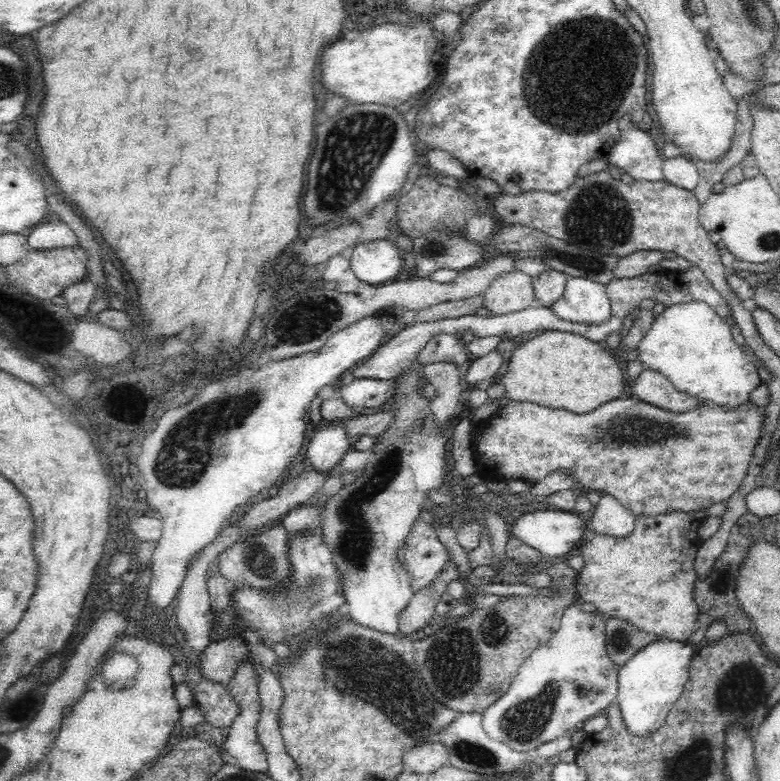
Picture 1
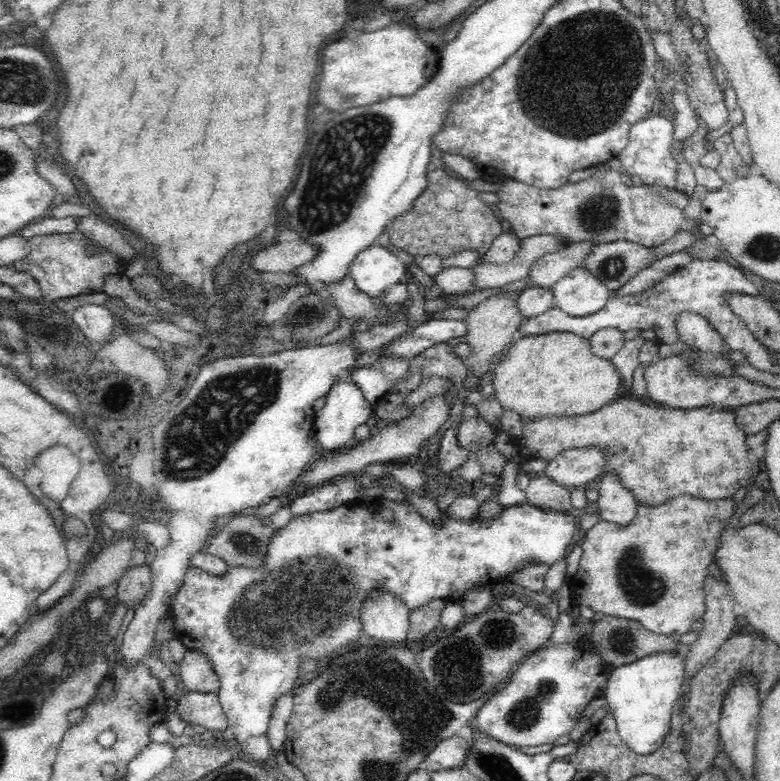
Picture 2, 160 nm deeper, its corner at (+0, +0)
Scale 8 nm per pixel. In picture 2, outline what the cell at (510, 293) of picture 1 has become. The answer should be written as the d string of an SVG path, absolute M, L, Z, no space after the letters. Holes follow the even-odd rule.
M519 292L509 295L492 296L485 301L478 303L473 309L468 310L464 321L466 332L464 340L468 345L468 356L462 358L462 363L466 367L468 374L475 379L481 380L484 375L490 371L490 364L496 361L502 355L502 350L516 340L517 330L519 328L522 315L516 306L516 298Z

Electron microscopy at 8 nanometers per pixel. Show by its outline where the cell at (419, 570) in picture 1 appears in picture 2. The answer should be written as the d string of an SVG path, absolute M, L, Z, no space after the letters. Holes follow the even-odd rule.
M382 501L378 503L376 509L370 507L357 505L356 507L338 506L330 511L324 512L309 512L309 514L302 514L301 516L293 517L284 529L278 530L270 536L268 544L266 544L265 554L263 556L263 564L254 569L248 567L230 567L229 570L214 576L200 568L191 566L191 568L184 574L182 584L178 586L178 590L174 592L174 596L170 598L169 614L170 621L172 621L173 632L175 638L178 639L185 647L186 650L198 651L206 656L206 659L212 663L212 669L218 677L218 702L222 707L222 712L226 715L227 726L230 726L235 734L235 739L240 742L241 748L238 751L244 754L254 756L255 760L267 761L269 760L268 752L270 752L270 743L268 740L268 719L271 717L276 701L285 694L292 693L295 682L302 678L303 672L298 674L298 668L301 668L300 660L308 658L310 660L328 660L334 652L342 652L346 650L346 646L359 644L363 635L363 625L361 621L361 606L369 596L366 596L366 590L369 594L374 591L382 590L384 593L394 594L400 601L406 603L406 607L413 610L426 606L433 600L440 600L444 602L456 602L461 604L463 596L466 591L471 591L474 587L479 586L494 586L498 582L504 582L512 575L522 572L524 568L532 566L532 564L546 564L551 566L559 560L567 556L568 546L575 540L579 534L579 527L575 520L575 514L563 514L556 511L542 511L529 503L522 505L513 505L504 507L500 516L494 517L488 521L481 516L475 517L470 521L464 522L454 517L448 517L443 513L442 523L434 525L428 523L422 515L420 515L414 506L406 502ZM380 510L391 510L393 512L393 520L388 523L386 519L380 517Z

